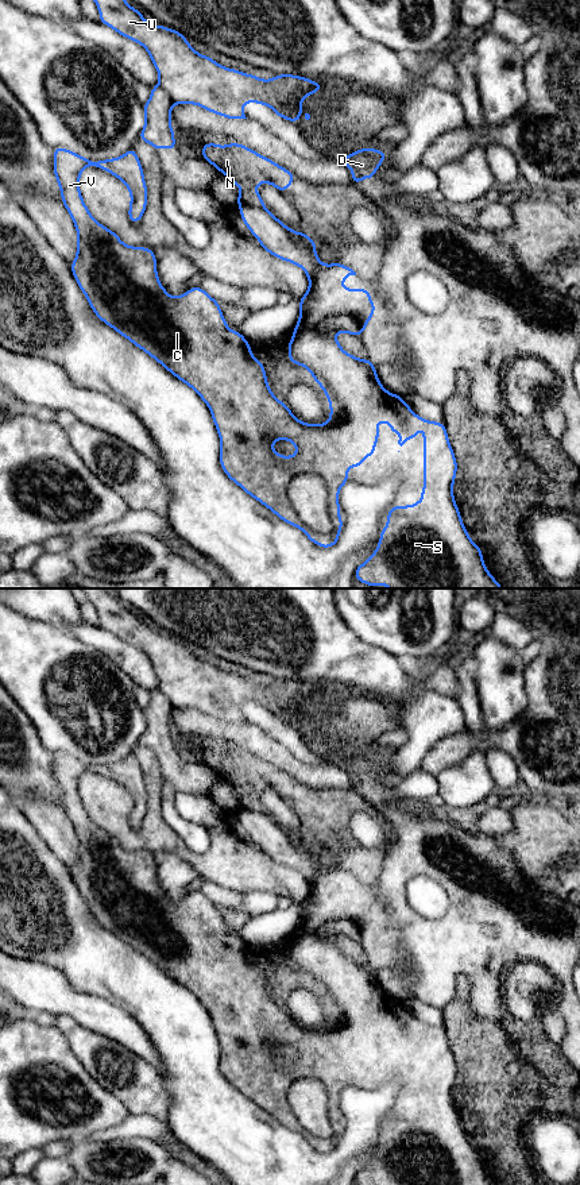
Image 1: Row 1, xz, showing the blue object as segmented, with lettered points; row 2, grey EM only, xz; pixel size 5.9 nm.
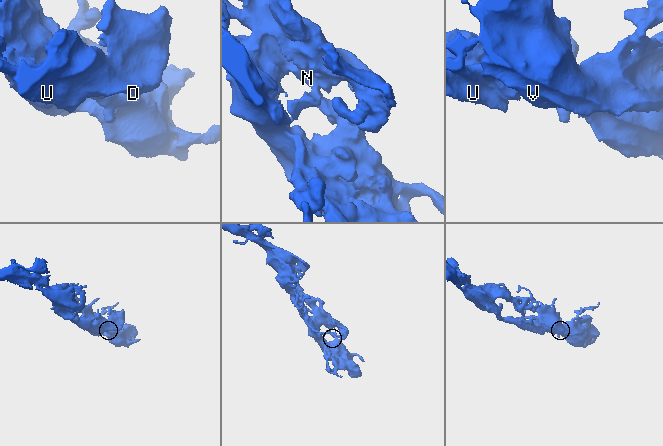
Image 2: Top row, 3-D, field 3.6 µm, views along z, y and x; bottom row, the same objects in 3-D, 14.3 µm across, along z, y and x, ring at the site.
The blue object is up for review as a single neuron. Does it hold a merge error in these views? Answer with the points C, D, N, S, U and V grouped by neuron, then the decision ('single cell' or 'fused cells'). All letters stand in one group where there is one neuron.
C D S U V / N | fused cells

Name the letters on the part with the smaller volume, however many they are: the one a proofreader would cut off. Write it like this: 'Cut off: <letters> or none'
Cut off: N

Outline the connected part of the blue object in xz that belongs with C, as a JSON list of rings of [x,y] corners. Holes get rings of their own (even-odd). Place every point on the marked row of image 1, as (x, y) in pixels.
[[[134,147],[124,155],[105,159],[89,161],[78,154],[63,148],[53,148],[54,175],[61,189],[65,208],[73,219],[78,240],[77,254],[70,270],[89,301],[96,316],[136,347],[143,350],[158,363],[161,363],[175,378],[190,386],[208,405],[212,420],[220,436],[220,466],[225,475],[240,486],[248,495],[254,497],[282,521],[299,528],[308,539],[321,548],[330,548],[340,539],[340,529],[344,526],[340,517],[339,491],[348,483],[348,468],[360,467],[366,456],[375,456],[375,445],[379,439],[378,422],[388,422],[390,432],[398,432],[398,444],[402,447],[407,439],[417,437],[418,425],[424,431],[424,490],[419,493],[421,502],[411,506],[393,506],[387,513],[387,526],[380,529],[380,539],[375,552],[366,563],[355,571],[355,580],[374,586],[388,586],[390,588],[503,588],[484,566],[483,553],[461,521],[459,507],[453,497],[453,483],[456,479],[457,462],[449,444],[446,426],[437,421],[428,421],[417,416],[405,399],[387,391],[375,371],[375,363],[368,359],[357,359],[345,352],[336,339],[337,332],[348,332],[360,336],[374,317],[375,304],[370,297],[370,289],[344,289],[343,281],[356,273],[341,263],[324,265],[317,258],[316,242],[305,232],[295,232],[277,219],[268,209],[245,205],[240,217],[259,244],[270,254],[282,260],[303,269],[309,289],[299,298],[299,319],[293,329],[293,337],[287,346],[289,360],[306,367],[312,378],[324,390],[330,414],[326,424],[306,424],[299,421],[287,408],[272,394],[264,366],[251,354],[250,341],[240,332],[232,331],[221,313],[220,304],[212,298],[201,286],[187,289],[181,297],[171,297],[156,273],[155,251],[147,247],[132,247],[124,244],[117,233],[100,224],[89,212],[80,192],[80,175],[85,167],[93,166],[107,170],[124,182],[131,194],[128,219],[131,223],[142,220],[147,208],[147,185],[142,163]],[[287,440],[297,447],[293,456],[282,456],[275,452],[272,443]]]

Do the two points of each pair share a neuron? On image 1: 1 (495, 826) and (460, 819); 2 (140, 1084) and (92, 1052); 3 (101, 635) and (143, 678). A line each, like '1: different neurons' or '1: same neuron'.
1: different neurons
2: same neuron
3: same neuron

